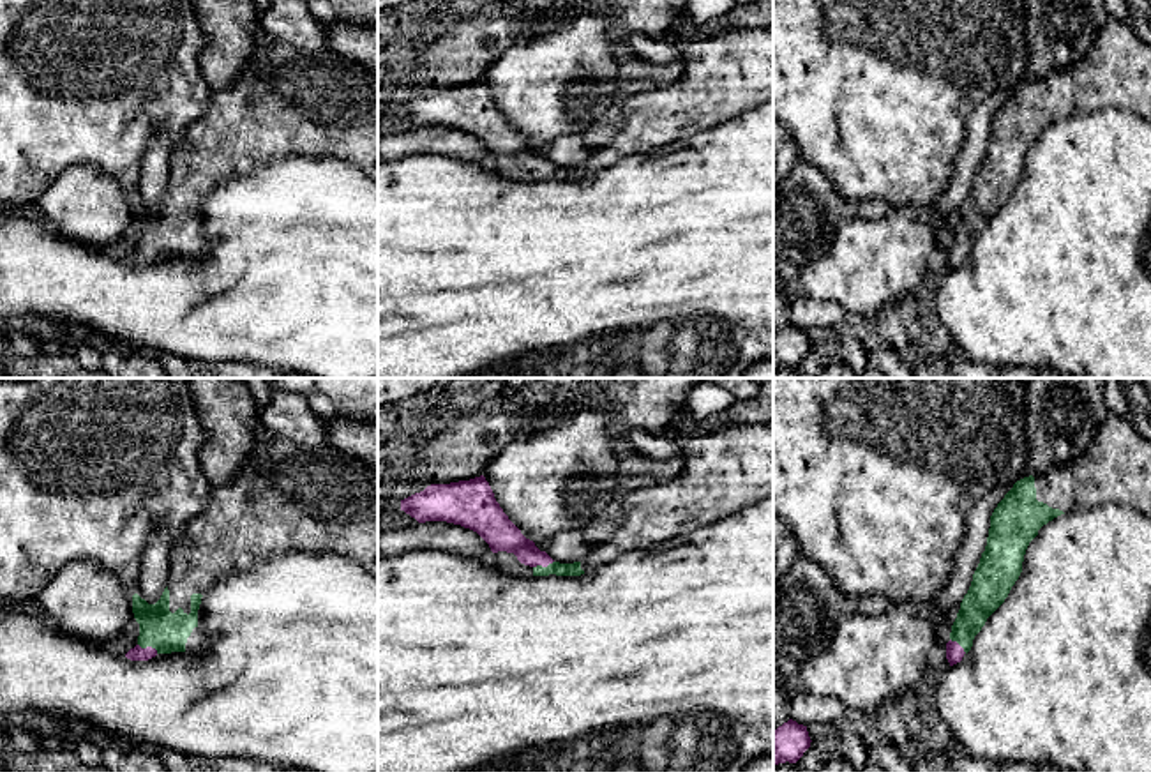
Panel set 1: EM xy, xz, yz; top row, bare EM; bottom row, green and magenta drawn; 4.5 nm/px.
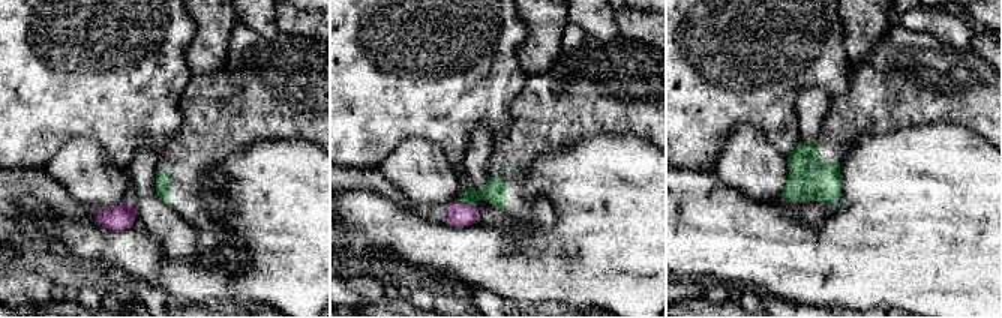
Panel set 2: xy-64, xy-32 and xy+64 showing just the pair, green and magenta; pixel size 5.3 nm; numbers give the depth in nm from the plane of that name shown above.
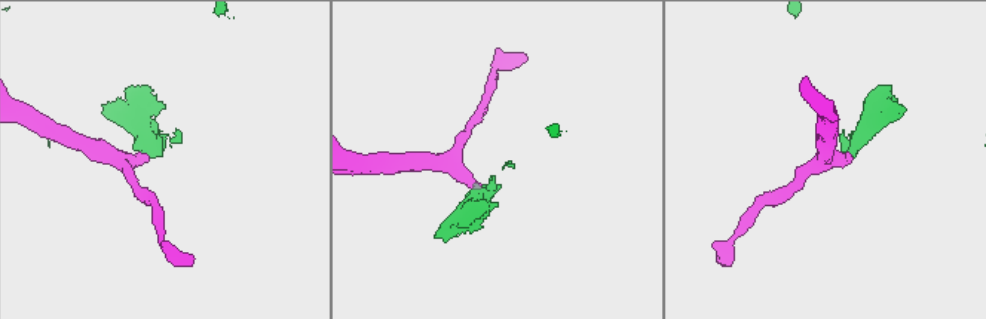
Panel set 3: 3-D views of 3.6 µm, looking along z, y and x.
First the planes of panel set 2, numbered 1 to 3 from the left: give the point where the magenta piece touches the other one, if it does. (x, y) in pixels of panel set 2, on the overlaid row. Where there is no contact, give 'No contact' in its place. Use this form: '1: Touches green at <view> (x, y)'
1: No contact
2: Touches green at xy-32 (468, 204)
3: No contact

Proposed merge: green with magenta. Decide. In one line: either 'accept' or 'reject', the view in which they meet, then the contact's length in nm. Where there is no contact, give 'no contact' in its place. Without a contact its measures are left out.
accept; meets green in xy; contact 100 nm long

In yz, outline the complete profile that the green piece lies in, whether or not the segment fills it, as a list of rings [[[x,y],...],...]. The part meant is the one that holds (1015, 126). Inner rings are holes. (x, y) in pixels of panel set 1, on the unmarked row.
[[[1109,18],[1082,60],[1072,67],[1017,85],[994,113],[985,155],[960,207],[946,247],[950,270],[962,265],[987,223],[1008,201],[1022,177],[1026,154],[1038,140],[1038,134],[1064,117],[1107,108],[1130,110],[1151,124],[1151,46],[1114,18]]]

